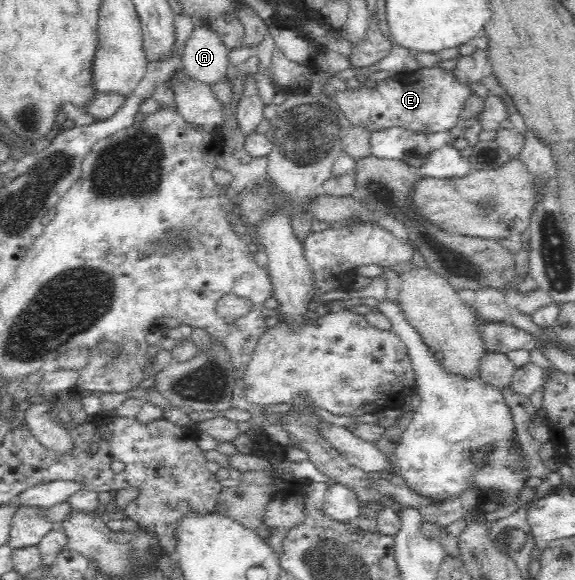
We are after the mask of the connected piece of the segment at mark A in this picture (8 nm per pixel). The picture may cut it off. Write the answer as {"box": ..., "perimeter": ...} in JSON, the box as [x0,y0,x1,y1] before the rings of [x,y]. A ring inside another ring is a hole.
{"box":[180,25,228,86],"perimeter":[[[194,25],[181,49],[180,59],[192,81],[210,86],[227,79],[228,52],[210,28]]]}

